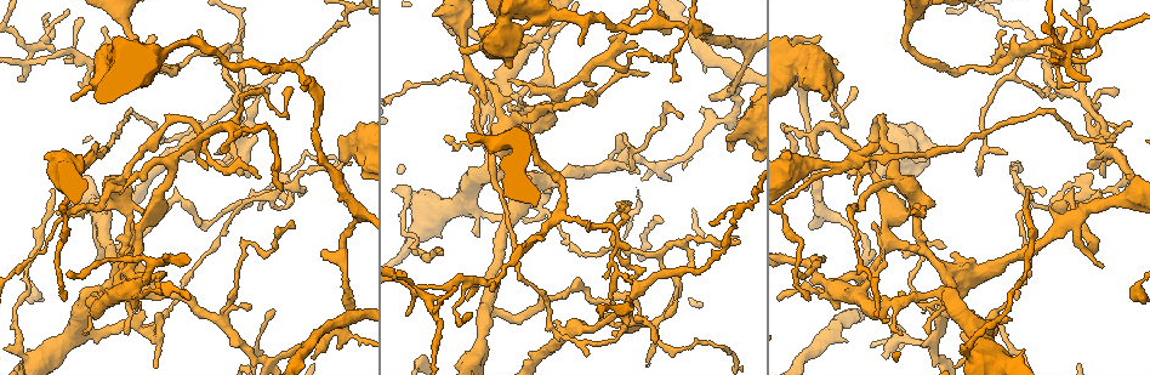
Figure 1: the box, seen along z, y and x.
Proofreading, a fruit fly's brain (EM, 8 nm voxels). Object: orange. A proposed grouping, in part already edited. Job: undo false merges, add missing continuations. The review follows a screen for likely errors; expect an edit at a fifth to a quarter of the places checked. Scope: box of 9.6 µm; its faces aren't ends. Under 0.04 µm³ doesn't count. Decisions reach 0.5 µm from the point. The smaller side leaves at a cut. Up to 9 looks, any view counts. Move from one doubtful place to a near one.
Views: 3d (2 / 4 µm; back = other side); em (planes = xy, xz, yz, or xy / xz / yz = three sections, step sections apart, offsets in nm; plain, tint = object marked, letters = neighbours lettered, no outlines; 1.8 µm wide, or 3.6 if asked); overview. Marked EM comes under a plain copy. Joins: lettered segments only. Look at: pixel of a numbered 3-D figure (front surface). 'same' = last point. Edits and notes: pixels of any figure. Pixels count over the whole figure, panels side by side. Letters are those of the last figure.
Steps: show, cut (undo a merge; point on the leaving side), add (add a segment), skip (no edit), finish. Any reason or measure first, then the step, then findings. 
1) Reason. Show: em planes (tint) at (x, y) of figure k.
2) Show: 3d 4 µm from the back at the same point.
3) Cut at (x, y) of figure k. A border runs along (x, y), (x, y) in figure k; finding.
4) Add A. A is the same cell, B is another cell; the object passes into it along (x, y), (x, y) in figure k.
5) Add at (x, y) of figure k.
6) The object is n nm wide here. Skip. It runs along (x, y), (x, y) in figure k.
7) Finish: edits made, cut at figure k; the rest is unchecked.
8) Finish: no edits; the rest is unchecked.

Thin end. Show: em yz step 16 (tint) at (453, 35) of figure 1.

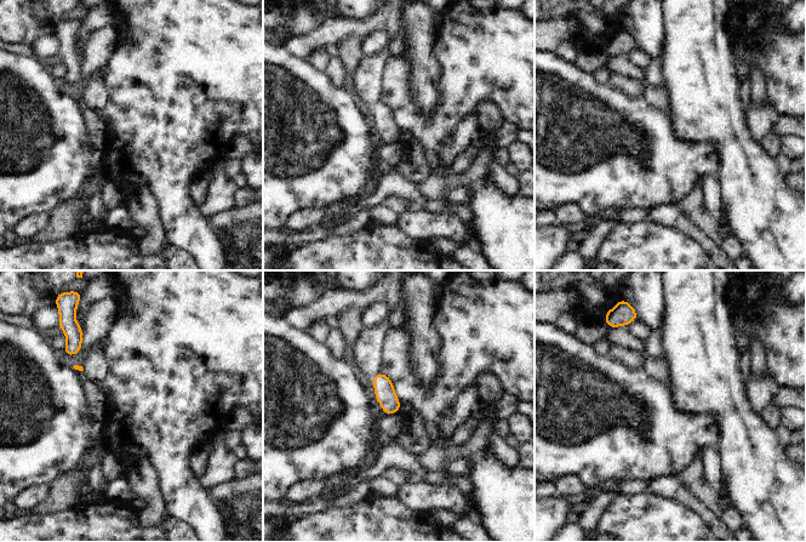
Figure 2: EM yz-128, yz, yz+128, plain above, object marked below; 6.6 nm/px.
Show: em planes (tint) at the same point.

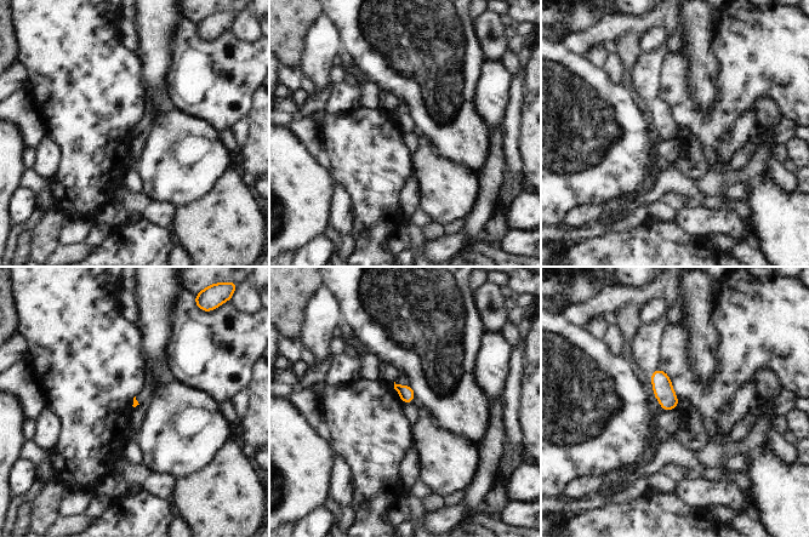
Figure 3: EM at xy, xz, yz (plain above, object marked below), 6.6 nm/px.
Show: em planes (letters) at the same point.

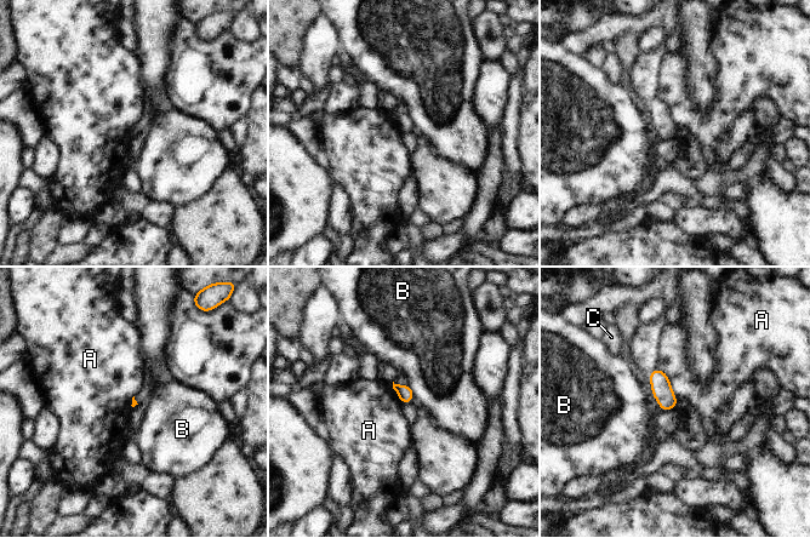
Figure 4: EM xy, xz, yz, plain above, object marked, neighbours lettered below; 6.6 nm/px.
The longest contact is with A, 240 nm. Skip. A, B and C are other cells; a border runs along (657, 368), (666, 375), (677, 398) in figure 4; none of them fits.

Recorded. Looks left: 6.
Abrupt turn. Show: em 3.6 µm planes (tint) at (33, 359) of figure 1.

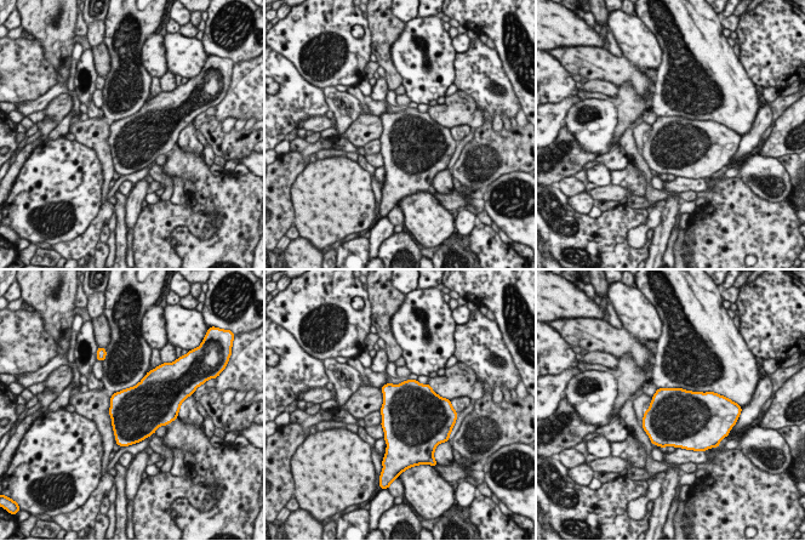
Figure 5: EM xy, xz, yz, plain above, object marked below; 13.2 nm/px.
Show: em 3.6 µm planes (letters) at the same point.

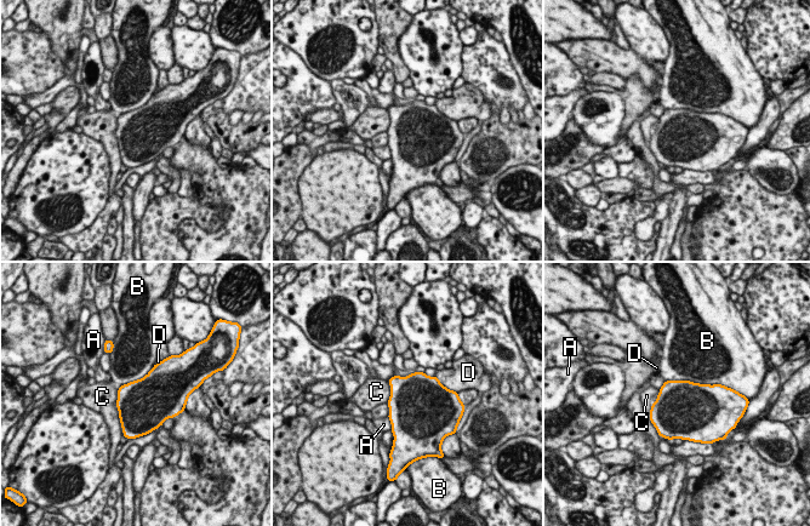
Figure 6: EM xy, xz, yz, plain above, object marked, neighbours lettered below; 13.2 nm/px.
The longest contact is with B, 700 nm. Skip. A, B, C and D are other cells; a border runs along (666, 379), (718, 384) in figure 6; all the same neuron.

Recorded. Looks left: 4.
Free end. Show: em xy step 16 (letters) at (1009, 319) of figure 1.

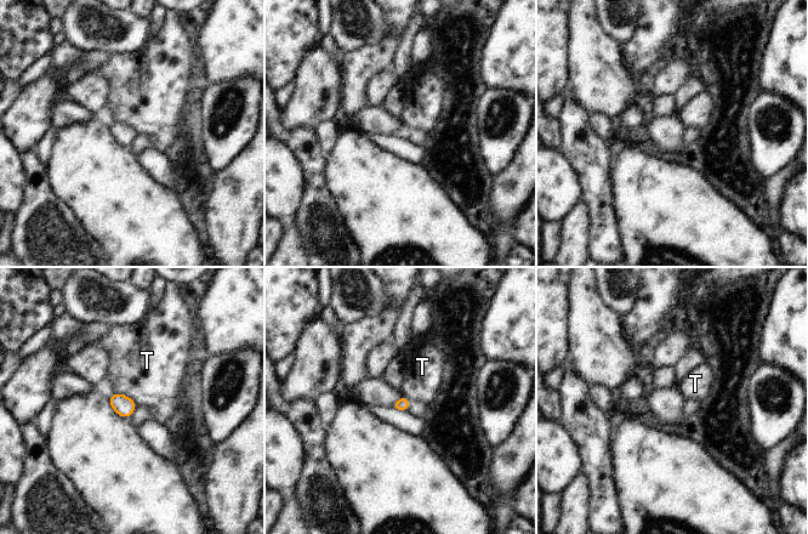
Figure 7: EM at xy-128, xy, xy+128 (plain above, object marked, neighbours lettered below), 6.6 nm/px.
Skip. T is another cell; a border runs along (114, 392), (127, 396), (136, 404) in figure 7; no lettered segment goes on from it.

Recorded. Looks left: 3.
Thick turns thin. Show: em 3.6 µm xy step 8 (tint) at (954, 273) of figure 1.

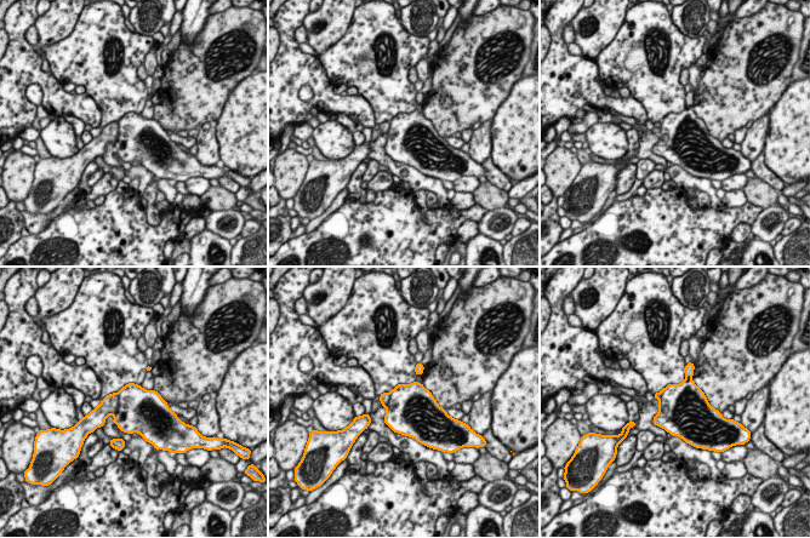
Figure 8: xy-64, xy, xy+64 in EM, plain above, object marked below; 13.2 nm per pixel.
Cut it another way. Show: em 3.6 µm planes (letters) at the same point.

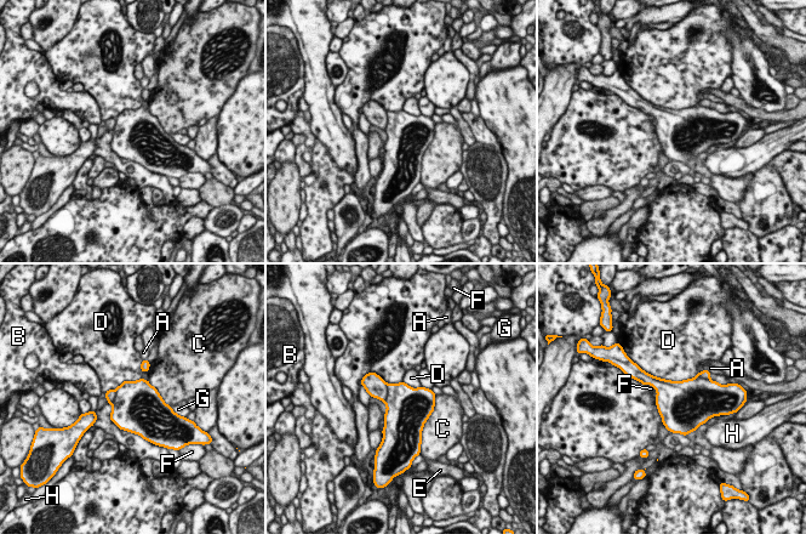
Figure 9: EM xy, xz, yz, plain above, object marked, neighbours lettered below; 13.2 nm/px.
The object is 600 nm wide here. Cut at (402, 402) of figure 9. A, B, C, D, E, F, G and H are other cells; a border runs along (387, 384), (387, 397), (383, 401) in figure 9; two neurons meet here.

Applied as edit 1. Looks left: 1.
Finish: edits made, cut at figure 9; the rest is unchecked.

